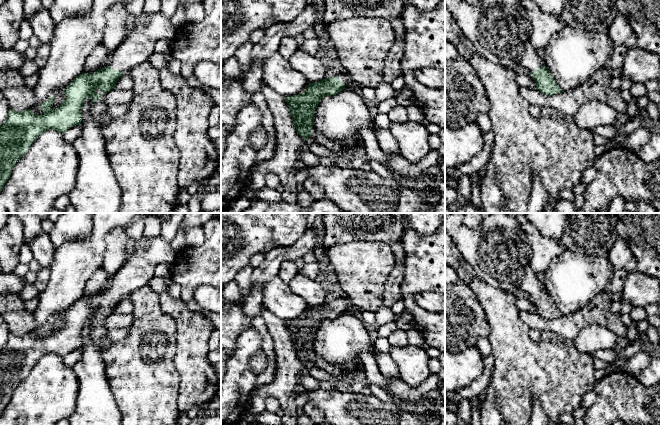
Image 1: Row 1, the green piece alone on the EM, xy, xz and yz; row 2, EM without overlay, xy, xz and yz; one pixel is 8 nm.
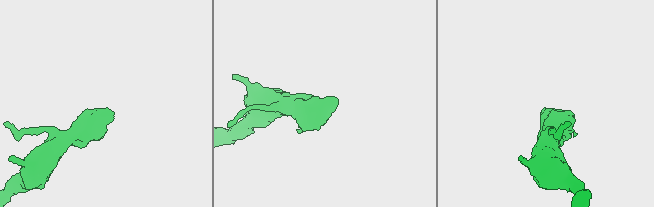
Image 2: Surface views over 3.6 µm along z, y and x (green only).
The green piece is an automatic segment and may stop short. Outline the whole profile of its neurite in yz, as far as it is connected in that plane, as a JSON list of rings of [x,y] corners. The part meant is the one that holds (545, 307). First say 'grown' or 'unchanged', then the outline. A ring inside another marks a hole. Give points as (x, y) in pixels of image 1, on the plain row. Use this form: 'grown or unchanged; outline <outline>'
grown; outline [[[445,213],[445,231],[451,237],[461,256],[474,269],[479,278],[496,289],[528,296],[536,307],[536,313],[547,320],[563,316],[545,290],[542,276],[531,269],[531,248],[516,217],[507,213],[490,213],[488,216],[482,217],[479,229],[475,230],[463,223],[462,213]]]

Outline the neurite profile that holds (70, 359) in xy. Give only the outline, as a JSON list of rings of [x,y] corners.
[[[76,349],[70,353],[68,353],[67,355],[65,355],[63,358],[63,362],[69,366],[69,367],[73,367],[75,363],[77,363],[80,358],[82,356],[82,353],[80,351],[80,349]]]

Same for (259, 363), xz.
[[[258,354],[250,361],[250,368],[259,376],[267,367],[267,358],[265,355]]]

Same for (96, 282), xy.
[[[103,267],[97,269],[87,281],[83,297],[92,298],[100,293],[109,279],[110,275],[104,270]]]

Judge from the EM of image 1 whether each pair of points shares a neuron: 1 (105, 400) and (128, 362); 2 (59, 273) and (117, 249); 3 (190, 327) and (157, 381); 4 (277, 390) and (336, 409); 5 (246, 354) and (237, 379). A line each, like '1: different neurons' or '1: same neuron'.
1: different neurons
2: different neurons
3: different neurons
4: different neurons
5: same neuron

